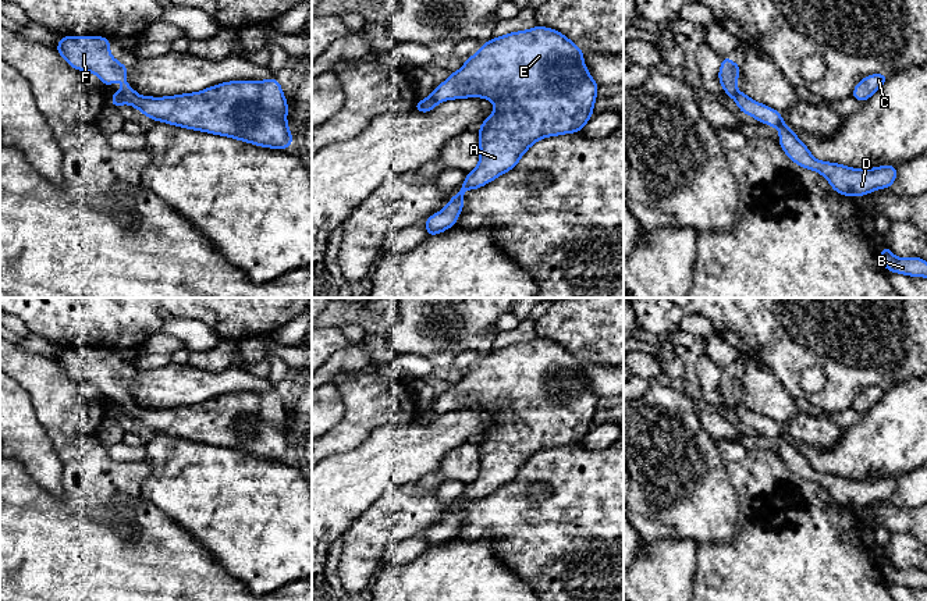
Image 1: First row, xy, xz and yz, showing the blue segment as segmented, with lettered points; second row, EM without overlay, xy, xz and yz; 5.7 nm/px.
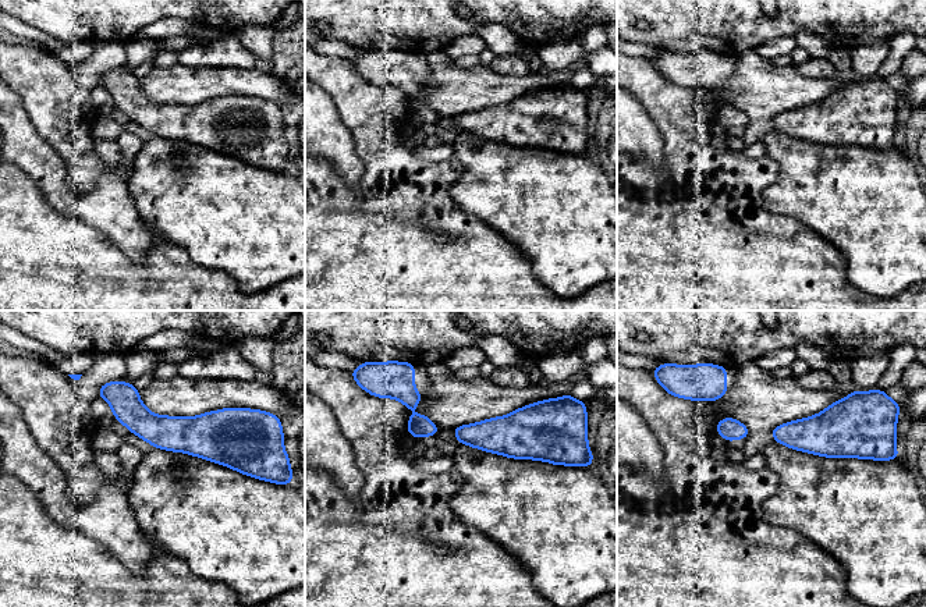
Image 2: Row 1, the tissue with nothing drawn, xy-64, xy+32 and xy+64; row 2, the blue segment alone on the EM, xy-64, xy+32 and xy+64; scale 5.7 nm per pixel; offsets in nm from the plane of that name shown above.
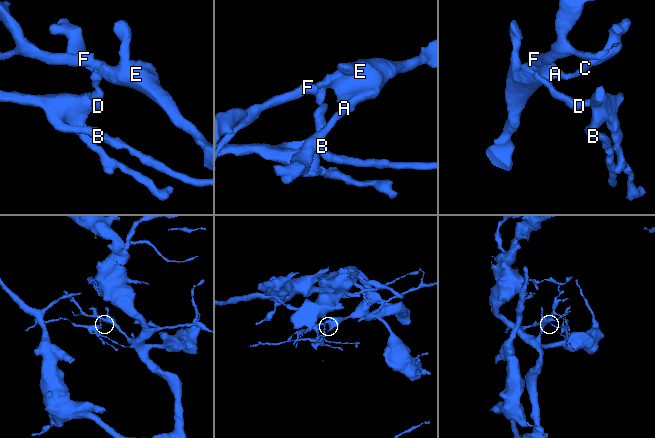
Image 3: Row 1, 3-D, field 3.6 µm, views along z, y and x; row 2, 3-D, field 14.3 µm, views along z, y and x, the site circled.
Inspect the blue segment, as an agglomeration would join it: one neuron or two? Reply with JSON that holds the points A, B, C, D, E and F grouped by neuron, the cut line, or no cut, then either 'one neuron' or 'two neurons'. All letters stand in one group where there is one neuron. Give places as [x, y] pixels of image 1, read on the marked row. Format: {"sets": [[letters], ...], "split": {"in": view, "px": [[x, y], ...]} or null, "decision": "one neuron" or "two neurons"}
{"sets": [["A", "C", "E", "F"], ["B", "D"]], "split": {"in": "xy", "px": [[120, 92], [128, 102]]}, "decision": "two neurons"}

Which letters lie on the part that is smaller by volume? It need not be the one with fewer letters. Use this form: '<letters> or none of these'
B, D

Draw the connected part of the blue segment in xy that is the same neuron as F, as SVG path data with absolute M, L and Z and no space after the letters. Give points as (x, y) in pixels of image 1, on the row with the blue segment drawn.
M63 36L56 50L70 67L96 74L104 86L120 79L127 102L153 121L263 147L288 149L292 145L287 124L288 103L276 77L224 82L196 93L149 97L139 96L124 79L128 67L110 56L109 38Z

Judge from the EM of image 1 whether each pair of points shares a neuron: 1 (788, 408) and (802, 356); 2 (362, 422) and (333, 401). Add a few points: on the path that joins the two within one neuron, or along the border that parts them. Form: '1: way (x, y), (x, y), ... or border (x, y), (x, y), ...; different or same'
1: border (770, 369), (795, 398); different
2: border (337, 383), (344, 395), (344, 416), (326, 431); different

